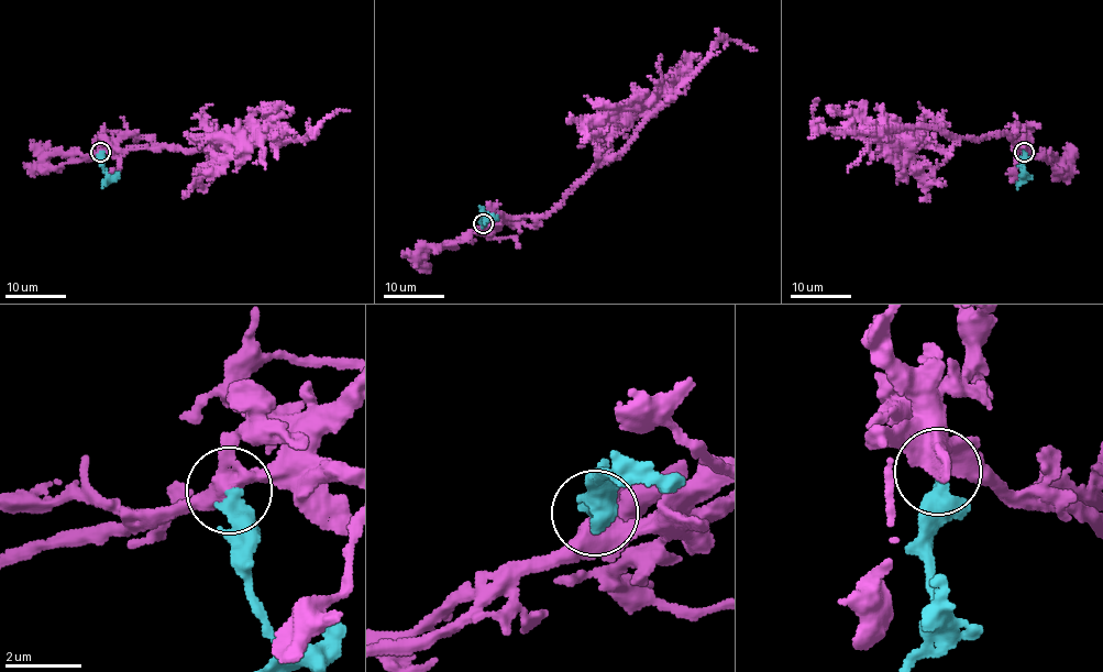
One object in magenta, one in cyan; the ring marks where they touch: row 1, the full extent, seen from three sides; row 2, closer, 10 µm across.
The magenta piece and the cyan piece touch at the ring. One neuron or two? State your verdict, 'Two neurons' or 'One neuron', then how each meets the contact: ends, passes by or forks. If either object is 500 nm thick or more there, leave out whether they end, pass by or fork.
One neuron. At the ring magenta forks. At the ring cyan ends

